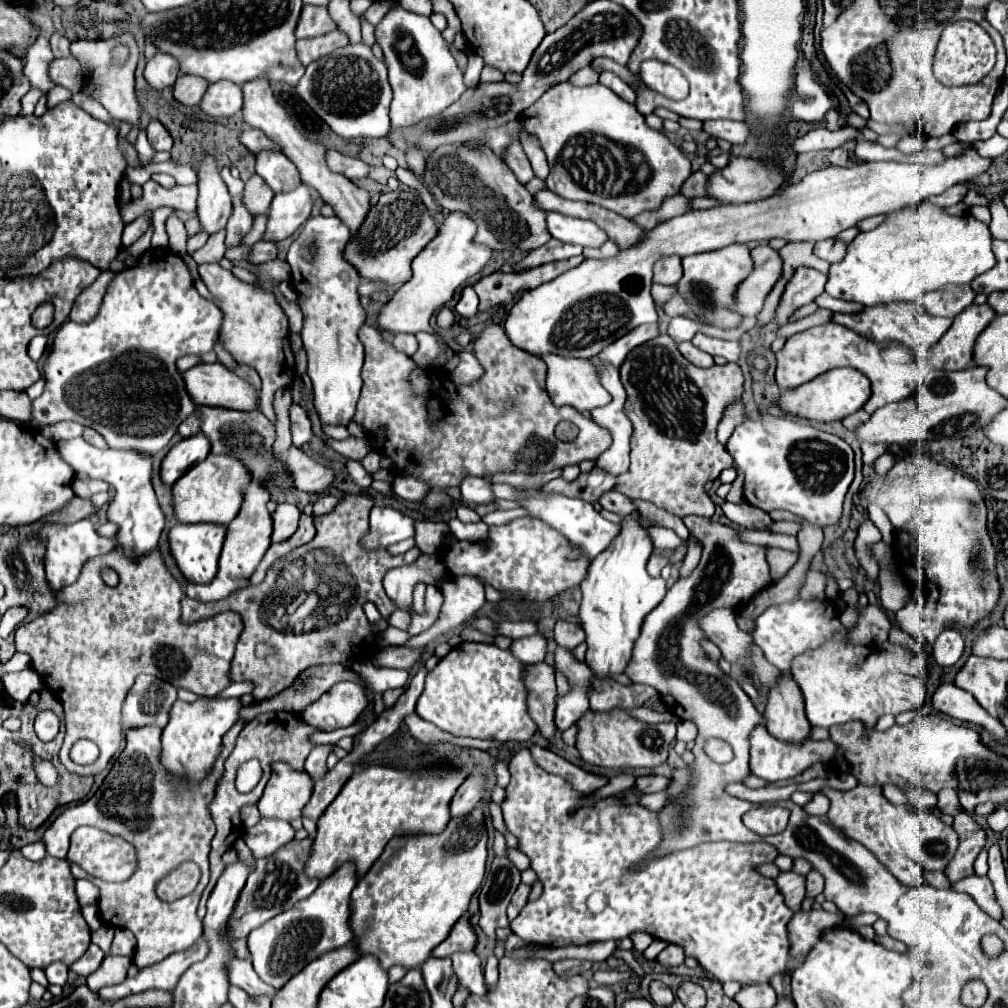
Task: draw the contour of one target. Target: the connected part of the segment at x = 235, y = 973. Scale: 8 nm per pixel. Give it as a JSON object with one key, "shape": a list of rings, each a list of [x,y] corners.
{"shape":[[[233,958],[233,962],[229,962],[229,982],[231,982],[231,986],[243,988],[251,996],[267,994],[273,998],[273,994],[275,994],[275,988],[261,982],[261,978],[255,974],[249,958],[247,960]]]}

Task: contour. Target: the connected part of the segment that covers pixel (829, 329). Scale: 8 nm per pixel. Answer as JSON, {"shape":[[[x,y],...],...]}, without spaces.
{"shape":[[[829,322],[797,332],[785,342],[785,346],[777,352],[775,378],[779,388],[795,388],[833,368],[855,368],[869,378],[873,394],[869,398],[869,404],[863,406],[867,414],[873,414],[877,408],[889,402],[899,402],[911,396],[919,382],[923,382],[923,376],[927,374],[927,370],[917,366],[913,354],[909,354],[905,346],[897,346],[897,342],[869,342],[867,338],[861,338],[857,332],[841,324]]]}

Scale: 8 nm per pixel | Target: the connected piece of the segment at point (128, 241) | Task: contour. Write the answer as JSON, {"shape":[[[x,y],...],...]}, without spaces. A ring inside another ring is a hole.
{"shape":[[[135,218],[133,222],[125,224],[125,230],[123,230],[123,236],[121,236],[121,242],[123,242],[123,248],[129,248],[143,232],[147,230],[147,218]]]}

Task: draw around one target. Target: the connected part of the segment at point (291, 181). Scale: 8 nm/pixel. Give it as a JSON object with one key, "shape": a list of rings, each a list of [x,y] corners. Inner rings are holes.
{"shape":[[[263,150],[255,158],[257,158],[257,174],[275,194],[295,190],[301,184],[295,164],[285,154]]]}

